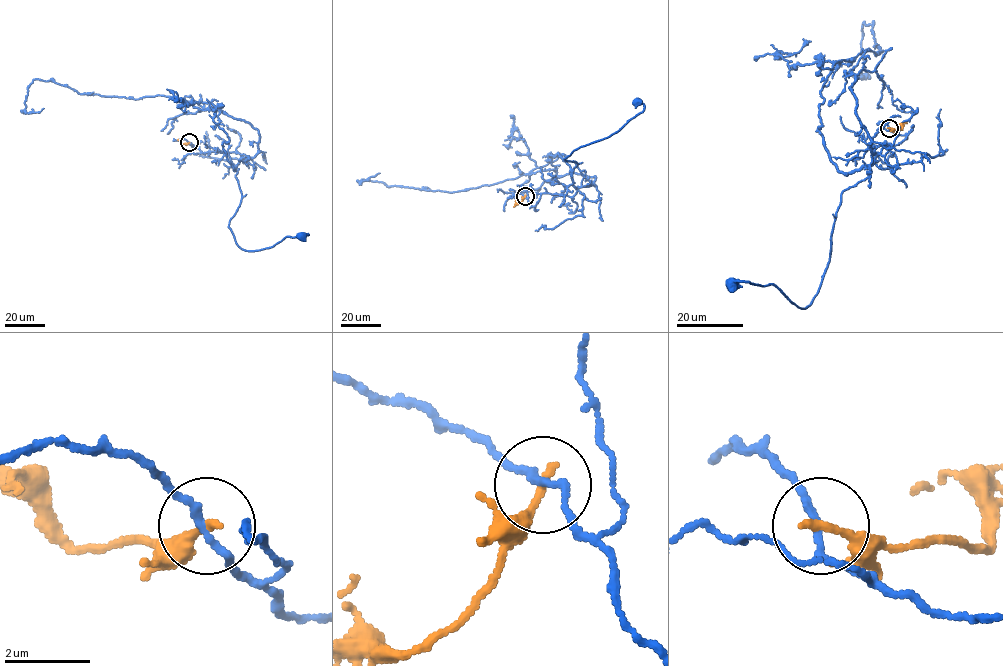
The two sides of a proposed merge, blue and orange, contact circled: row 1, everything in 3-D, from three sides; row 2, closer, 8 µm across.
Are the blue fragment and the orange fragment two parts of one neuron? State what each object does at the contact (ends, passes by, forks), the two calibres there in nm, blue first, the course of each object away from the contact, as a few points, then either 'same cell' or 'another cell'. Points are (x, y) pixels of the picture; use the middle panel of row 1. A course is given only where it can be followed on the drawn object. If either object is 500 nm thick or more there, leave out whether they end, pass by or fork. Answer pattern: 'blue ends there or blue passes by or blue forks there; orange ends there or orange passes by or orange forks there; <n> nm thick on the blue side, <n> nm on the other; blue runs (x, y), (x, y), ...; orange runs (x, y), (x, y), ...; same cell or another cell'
blue passes by; orange ends there; 150 nm thick on the blue side, 200 nm on the other; blue runs (525, 196), (533, 206), (542, 194), (574, 195), (578, 164), (564, 159), (643, 111), (638, 101); orange runs (525, 196), (513, 207); another cell

